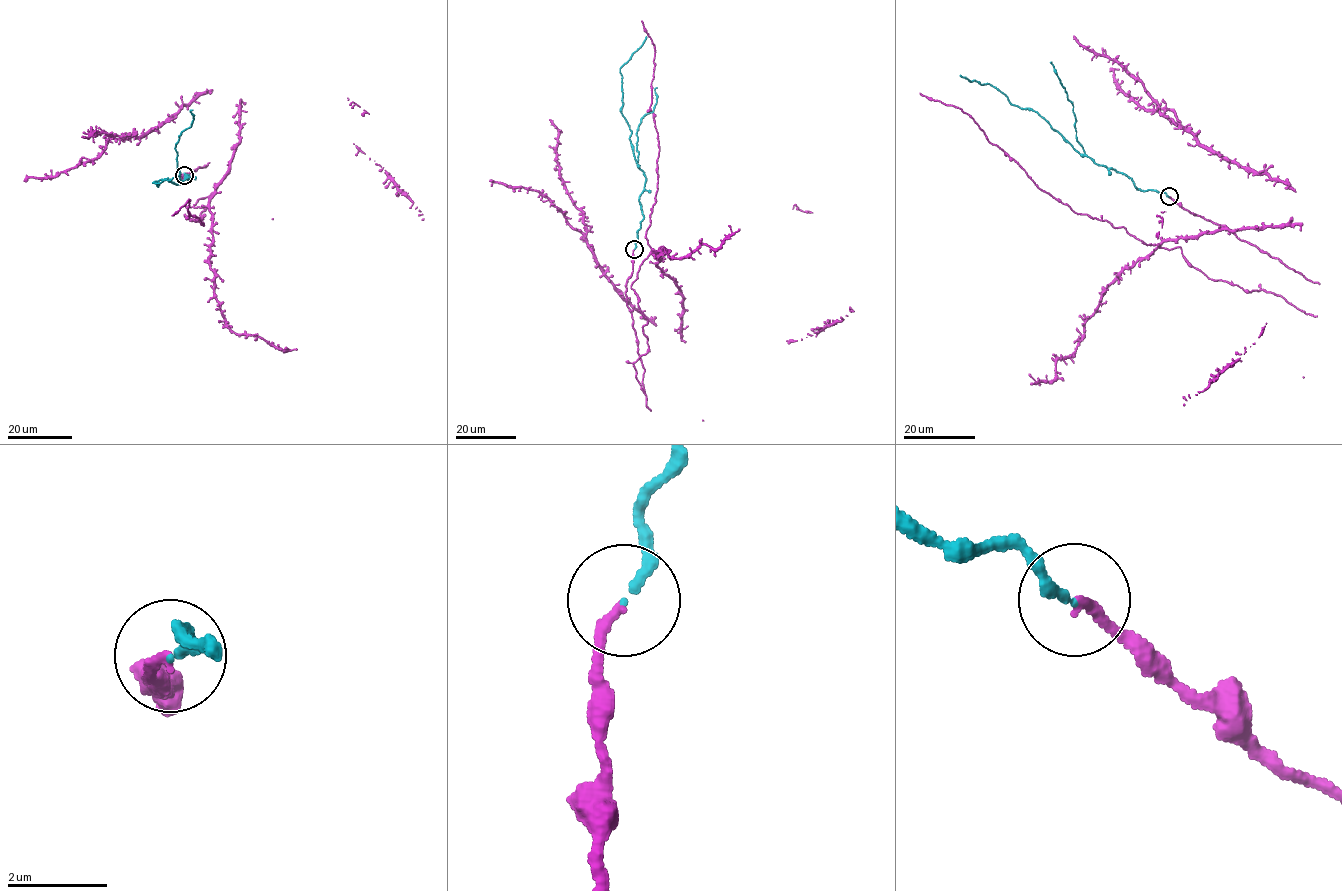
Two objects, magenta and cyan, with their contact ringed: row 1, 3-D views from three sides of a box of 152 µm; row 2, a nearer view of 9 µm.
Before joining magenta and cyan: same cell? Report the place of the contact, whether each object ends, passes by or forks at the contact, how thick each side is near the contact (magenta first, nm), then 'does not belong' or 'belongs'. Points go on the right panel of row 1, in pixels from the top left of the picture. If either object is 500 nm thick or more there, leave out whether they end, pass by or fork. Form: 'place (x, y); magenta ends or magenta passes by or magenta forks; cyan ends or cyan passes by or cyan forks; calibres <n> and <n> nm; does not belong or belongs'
place (1169, 196); magenta ends; cyan ends; calibres 180 and 180 nm; belongs

